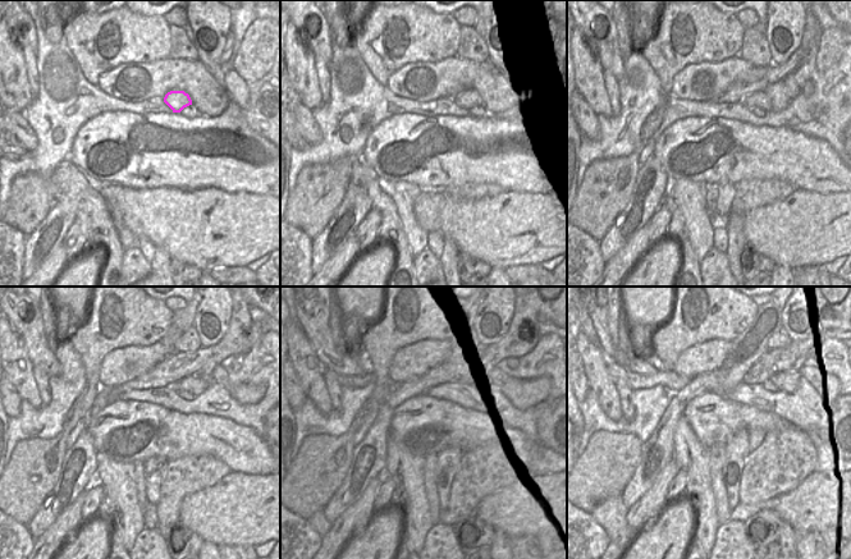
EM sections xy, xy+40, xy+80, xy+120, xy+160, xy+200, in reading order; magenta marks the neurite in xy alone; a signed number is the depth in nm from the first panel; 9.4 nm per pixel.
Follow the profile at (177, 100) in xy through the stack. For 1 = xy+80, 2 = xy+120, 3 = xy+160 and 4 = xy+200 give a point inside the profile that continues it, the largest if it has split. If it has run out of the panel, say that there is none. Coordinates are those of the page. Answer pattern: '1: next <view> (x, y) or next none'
1: next xy+80 (758, 99)
2: next xy+120 (186, 384)
3: next xy+160 (495, 379)
4: next xy+200 (787, 381)

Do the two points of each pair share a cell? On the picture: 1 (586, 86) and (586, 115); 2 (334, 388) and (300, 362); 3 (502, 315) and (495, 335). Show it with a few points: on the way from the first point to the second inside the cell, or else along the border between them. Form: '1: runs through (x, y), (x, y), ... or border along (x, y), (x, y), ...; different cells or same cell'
1: border along (580, 92), (596, 114); different cells
2: border along (325, 370), (325, 388), (329, 402), (334, 408); different cells
3: runs through (498, 320), (498, 330); same cell

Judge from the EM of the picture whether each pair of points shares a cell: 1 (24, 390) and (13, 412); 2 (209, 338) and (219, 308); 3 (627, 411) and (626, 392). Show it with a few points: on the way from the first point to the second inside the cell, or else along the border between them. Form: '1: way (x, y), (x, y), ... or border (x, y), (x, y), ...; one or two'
1: border (13, 385), (21, 399); two
2: way (210, 330), (214, 316); one
3: way (626, 406), (626, 397); one

